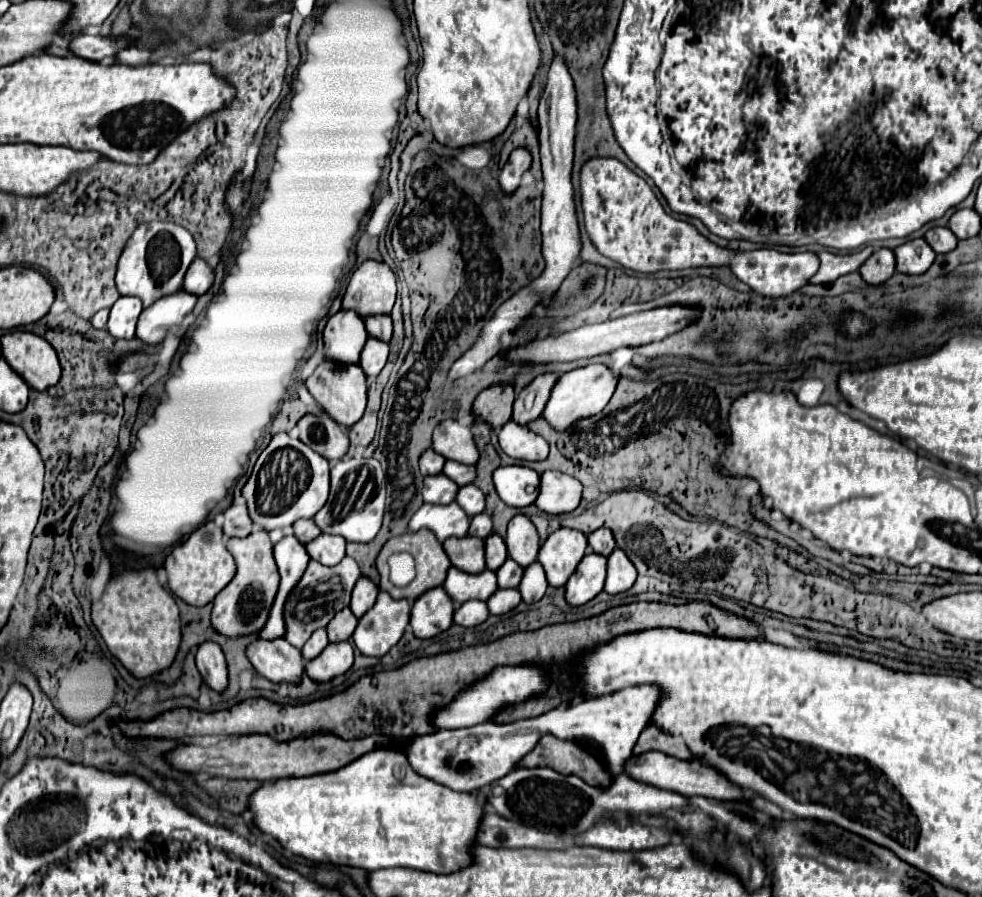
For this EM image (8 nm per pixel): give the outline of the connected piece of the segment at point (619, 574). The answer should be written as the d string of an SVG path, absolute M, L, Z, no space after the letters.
M614 549L614 553L610 553L608 557L608 575L606 575L604 591L610 595L624 593L634 585L634 581L636 581L634 565L628 561L622 549Z

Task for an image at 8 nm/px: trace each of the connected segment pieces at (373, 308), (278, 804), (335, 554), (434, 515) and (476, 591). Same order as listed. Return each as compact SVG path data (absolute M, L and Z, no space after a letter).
M364 261L350 277L342 307L356 311L362 319L390 313L396 301L396 279L386 263Z
M374 749L370 753L364 753L362 757L354 759L350 765L344 765L342 769L336 769L334 773L318 773L310 777L288 777L288 779L274 779L268 783L262 783L248 799L248 811L252 813L252 823L258 827L262 833L274 837L286 851L292 851L294 855L300 855L310 861L320 861L320 863L336 863L336 865L350 865L350 867L360 867L366 871L374 869L384 869L384 867L408 867L408 869L418 869L418 871L432 871L432 873L454 873L462 869L470 861L470 847L474 845L474 835L480 823L480 817L484 813L482 809L484 799L478 799L476 793L456 793L452 789L446 789L426 777L416 775L404 753L398 749Z
M318 535L314 541L310 541L310 545L306 545L308 555L328 567L342 561L344 549L346 549L346 539L338 535Z
M454 501L450 505L424 503L414 513L408 525L412 533L420 529L430 529L438 537L438 541L444 541L448 537L464 537L468 533L468 527L470 527L470 517Z
M450 567L446 573L446 581L442 583L444 591L450 595L450 599L454 603L462 603L462 601L470 601L470 599L480 599L486 601L496 589L496 573L486 569L478 575L472 573L464 573L456 567Z

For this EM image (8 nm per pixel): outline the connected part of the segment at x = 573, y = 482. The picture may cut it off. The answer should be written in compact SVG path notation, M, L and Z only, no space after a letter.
M546 471L540 475L540 493L534 505L546 513L560 515L576 509L580 503L580 495L582 485L578 479L566 473Z

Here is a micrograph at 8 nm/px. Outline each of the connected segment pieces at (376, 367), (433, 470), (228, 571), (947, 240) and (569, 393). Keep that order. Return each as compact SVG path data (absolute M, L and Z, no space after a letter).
M370 337L366 341L362 357L360 357L360 365L362 365L362 371L366 373L366 377L376 377L382 371L382 367L386 365L386 359L388 359L388 343Z
M428 449L426 453L422 453L420 457L420 473L422 475L438 475L442 473L442 467L444 467L444 457L434 453L434 449Z
M206 521L202 527L198 527L190 537L176 545L172 553L164 561L166 573L168 573L168 587L174 595L178 595L188 605L202 607L210 603L218 591L222 591L234 577L236 565L232 555L226 549L226 537L222 529L214 521Z
M932 227L926 231L924 239L930 243L930 247L936 251L936 253L948 253L956 247L958 239L954 237L954 233L950 233L948 227Z
M586 365L580 369L568 371L558 377L542 415L546 417L548 425L554 431L560 431L560 433L568 431L570 425L576 425L578 421L582 421L586 417L598 415L608 405L614 389L616 389L616 379L610 373L610 369L604 365Z

